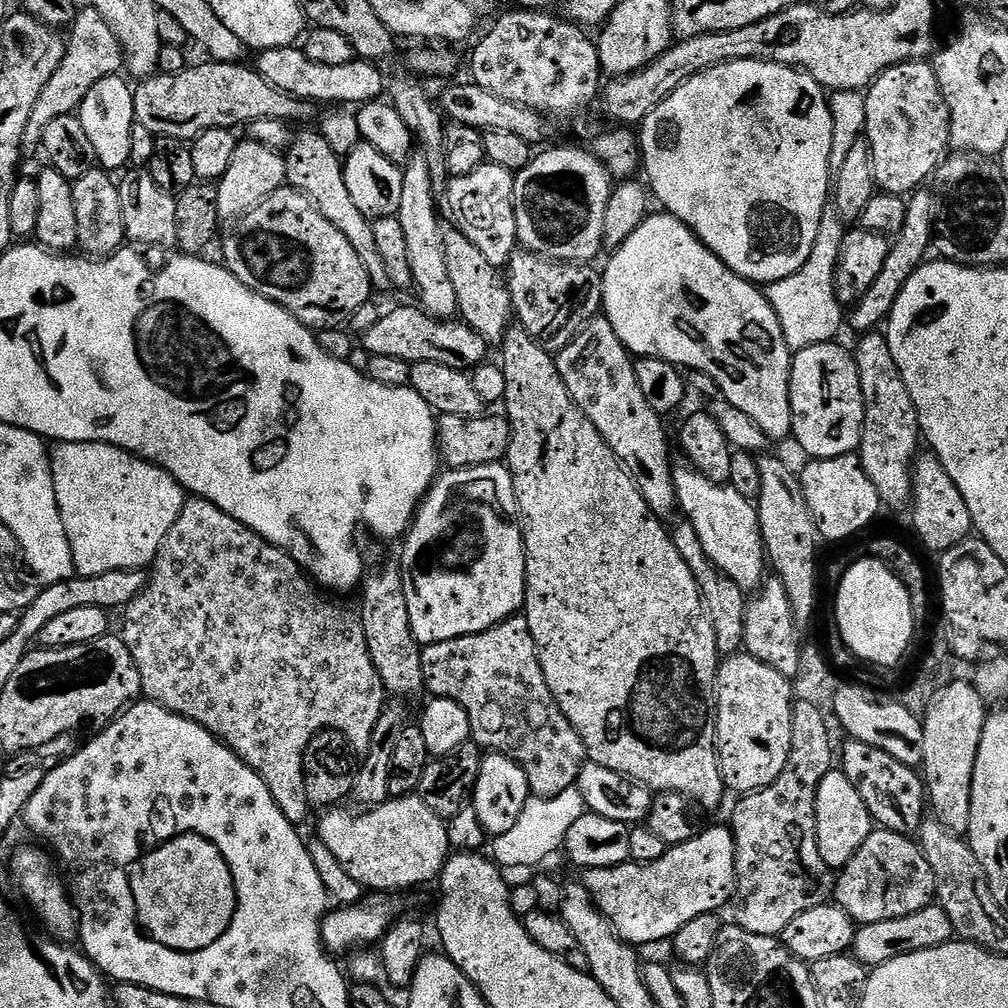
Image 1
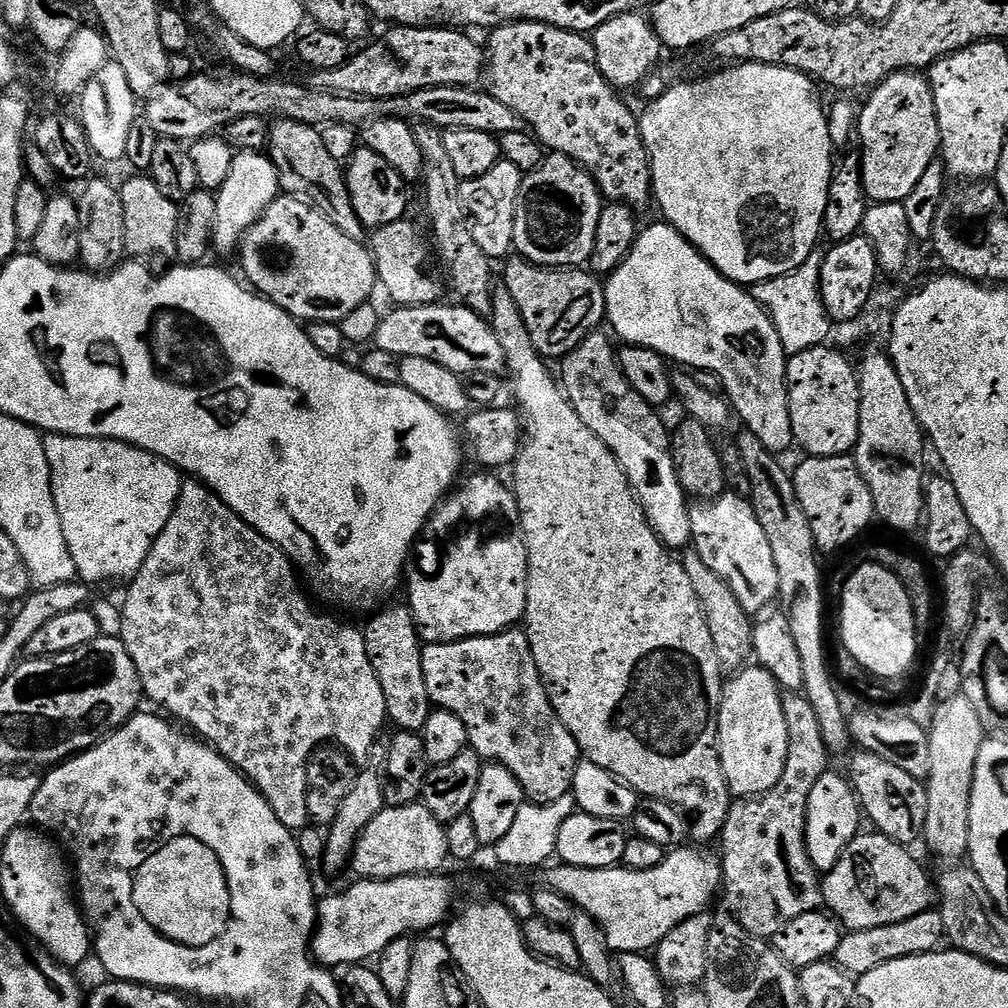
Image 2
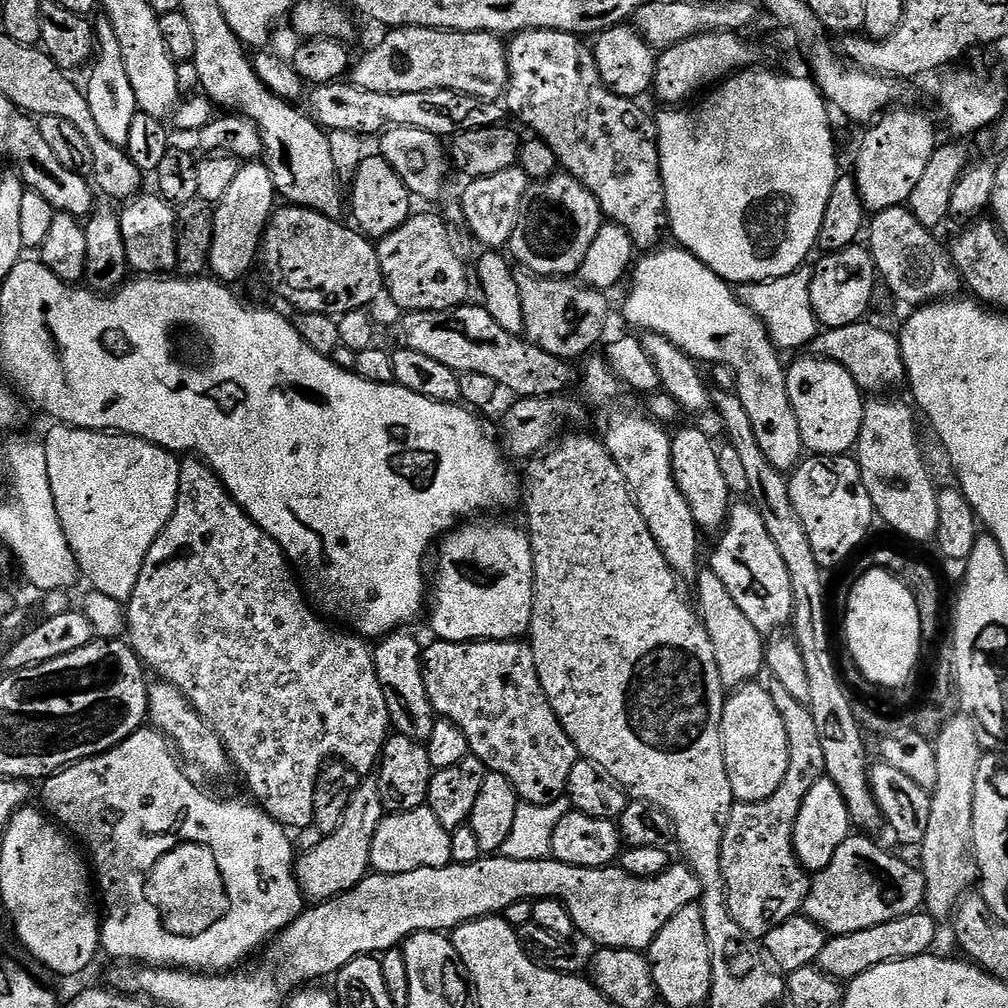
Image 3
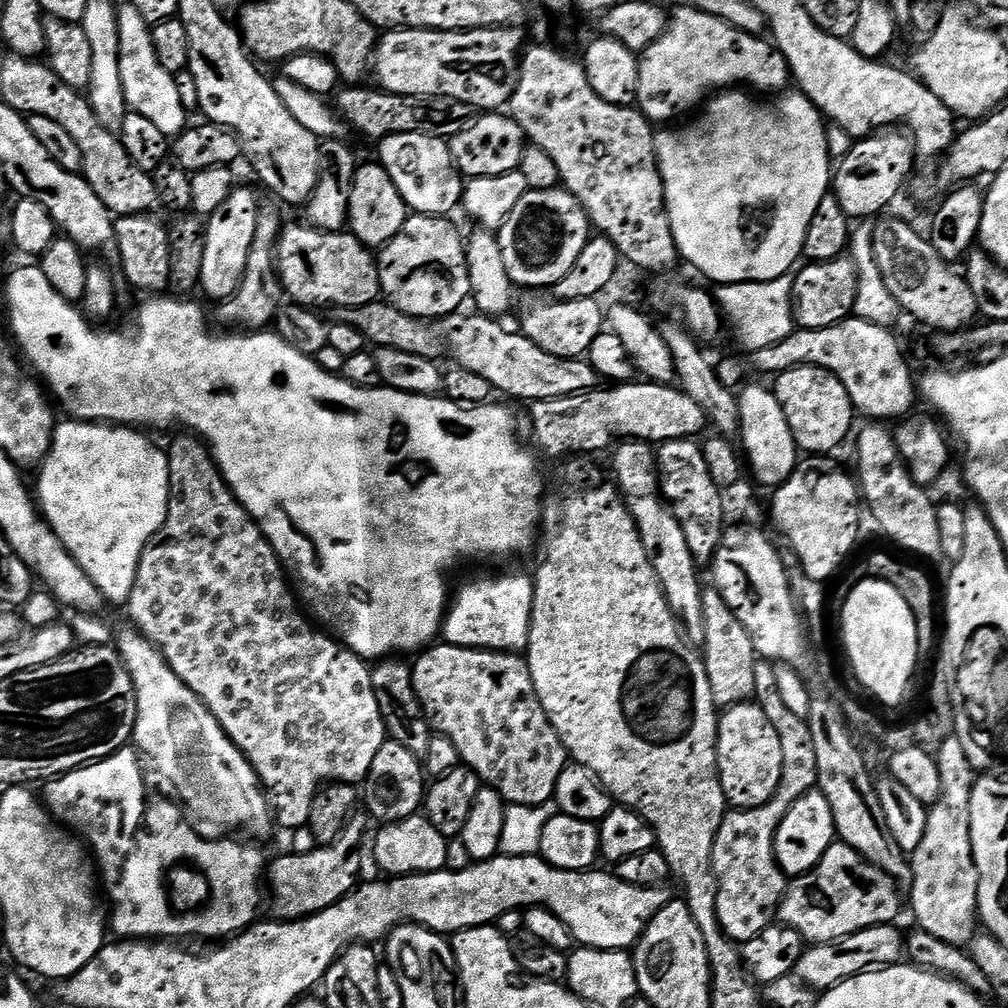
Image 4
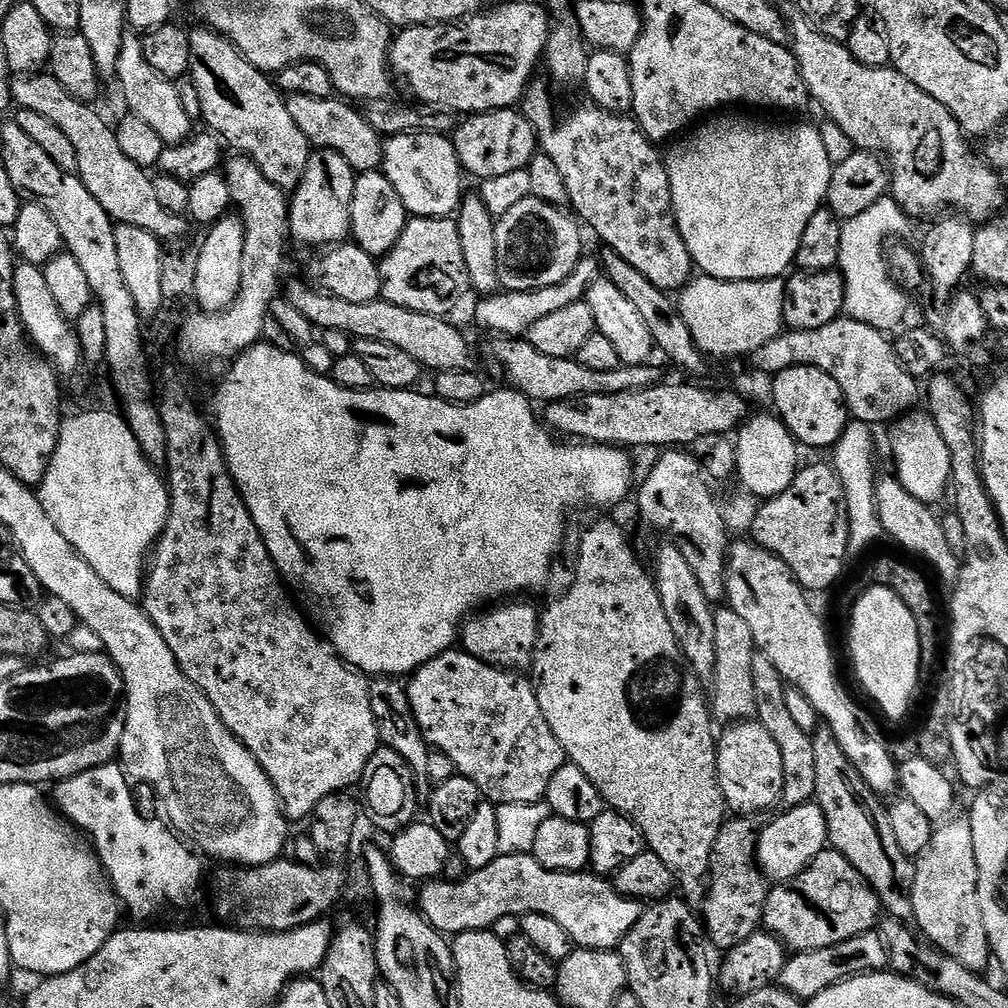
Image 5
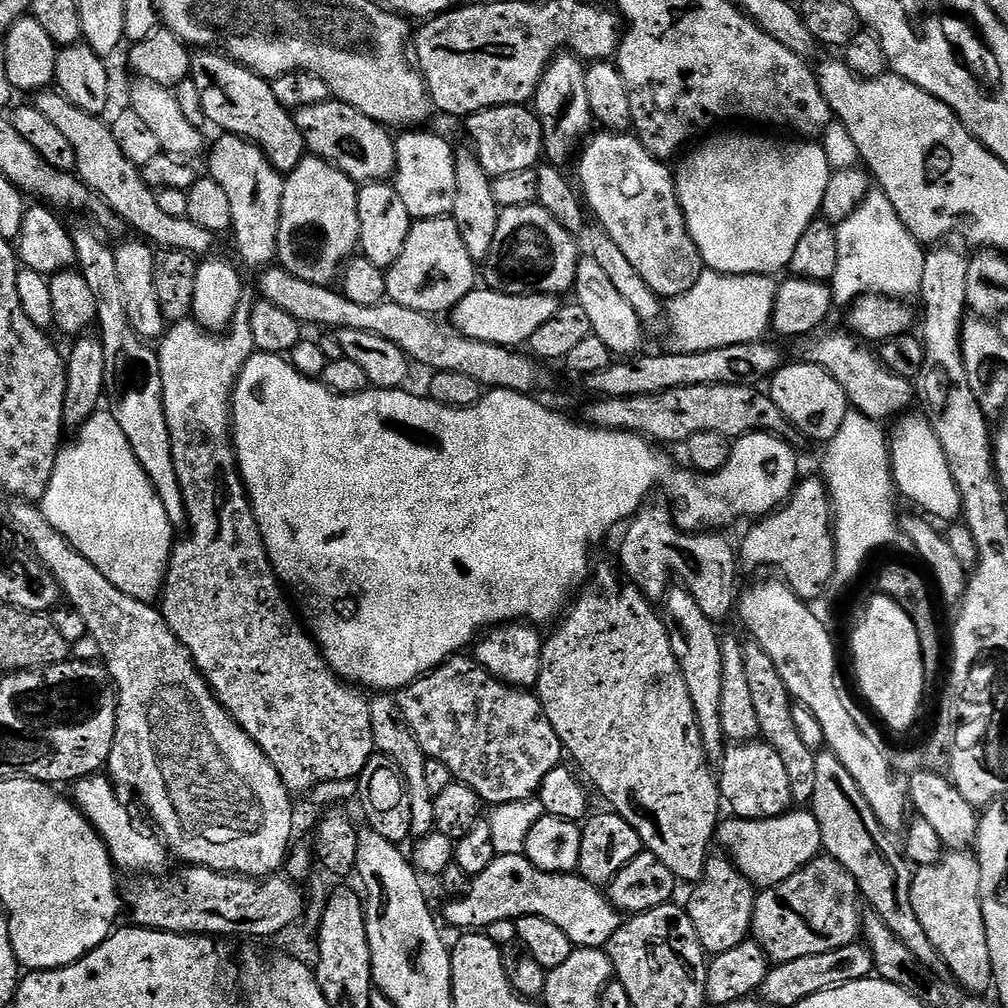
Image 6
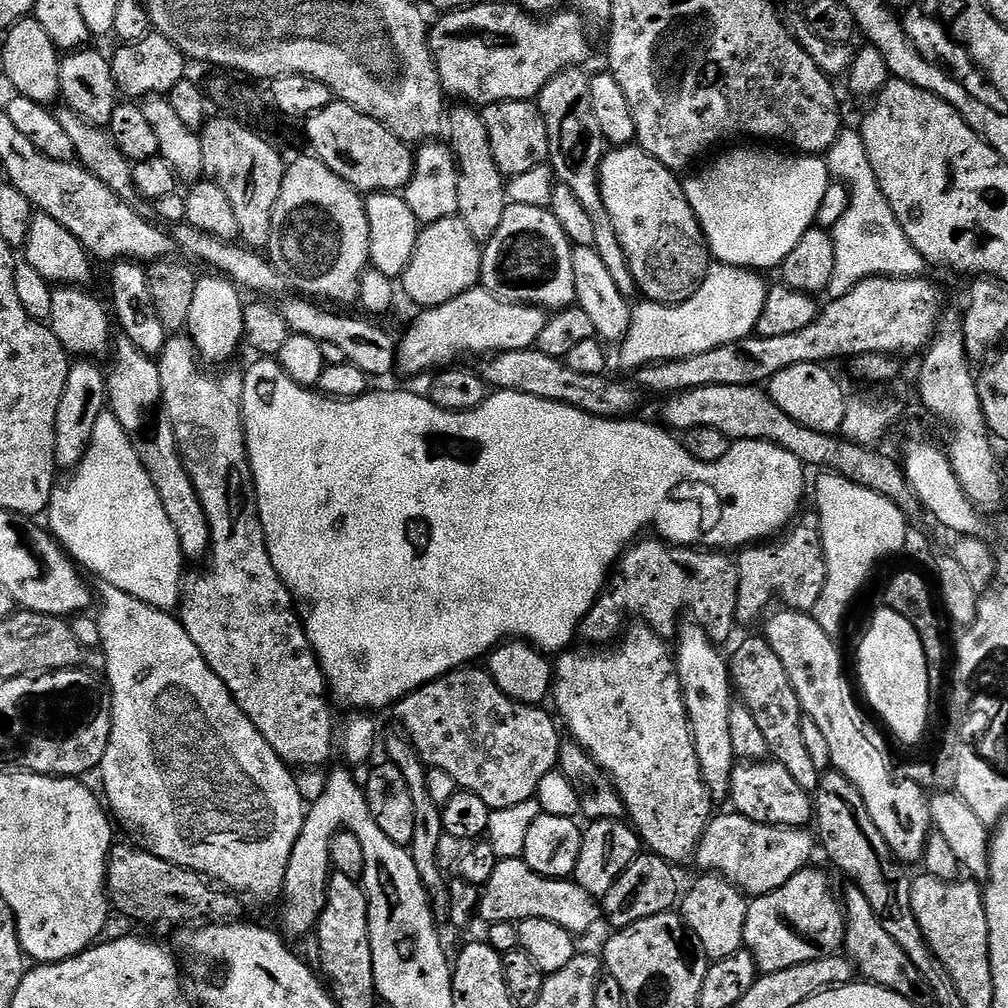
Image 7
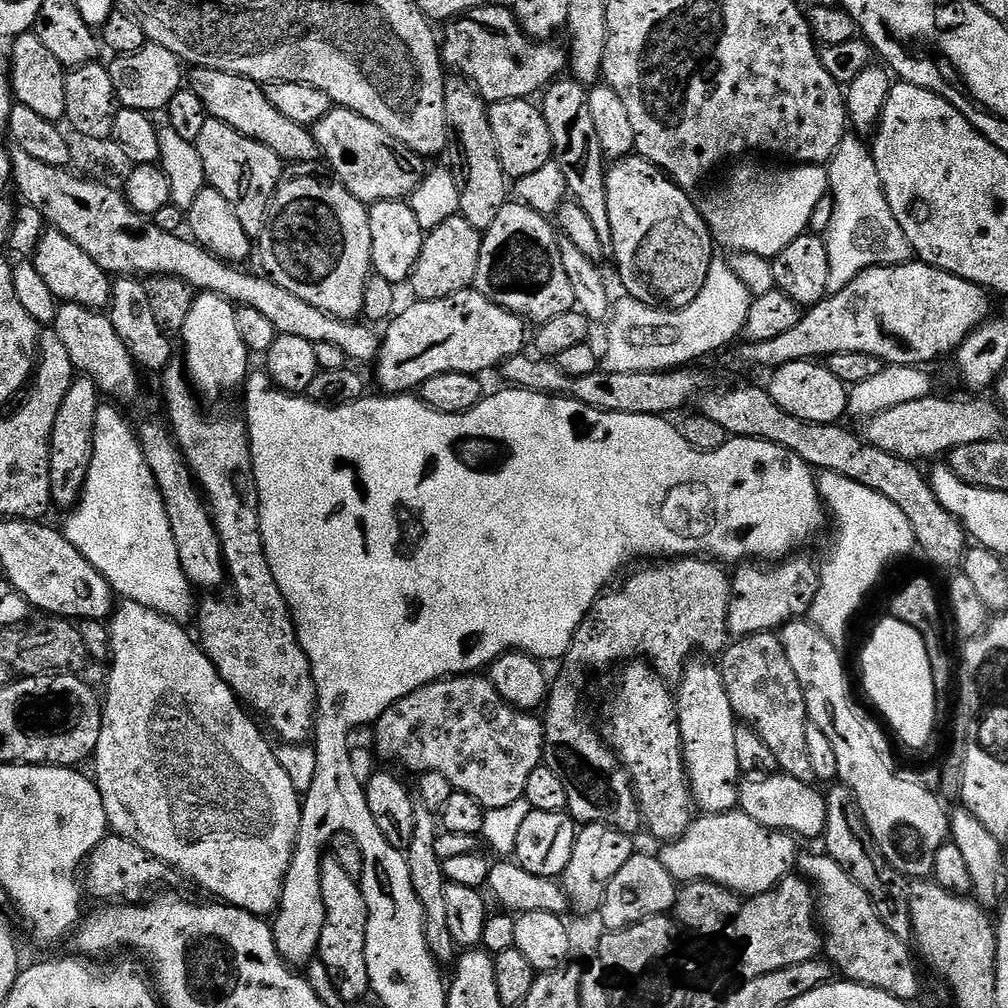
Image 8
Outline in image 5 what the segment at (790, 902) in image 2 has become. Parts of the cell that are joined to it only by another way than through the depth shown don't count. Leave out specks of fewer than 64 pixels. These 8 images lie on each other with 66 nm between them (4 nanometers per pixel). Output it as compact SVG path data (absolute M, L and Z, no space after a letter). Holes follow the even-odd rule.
M756 655L754 658L754 694L758 698L756 720L766 730L770 730L770 738L774 738L778 750L782 750L782 766L784 767L784 799L785 809L796 808L807 804L816 795L814 786L814 742L806 730L794 723L794 717L786 706L786 685L778 674L774 662L770 658ZM728 818L720 828L712 851L708 894L702 905L702 927L713 949L727 950L761 931L770 881L756 863L758 824L752 818ZM712 939L712 940L711 940ZM713 944L713 945L712 945Z

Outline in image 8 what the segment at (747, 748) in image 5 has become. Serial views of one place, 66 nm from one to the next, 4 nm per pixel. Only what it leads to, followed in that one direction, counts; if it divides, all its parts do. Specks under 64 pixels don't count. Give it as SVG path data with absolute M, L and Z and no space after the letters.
M779 770L773 771L773 776L752 774L740 781L739 811L754 818L767 828L779 828L797 838L803 836L823 837L826 826L825 793L819 792L816 786L806 782L798 782L798 778L789 776Z

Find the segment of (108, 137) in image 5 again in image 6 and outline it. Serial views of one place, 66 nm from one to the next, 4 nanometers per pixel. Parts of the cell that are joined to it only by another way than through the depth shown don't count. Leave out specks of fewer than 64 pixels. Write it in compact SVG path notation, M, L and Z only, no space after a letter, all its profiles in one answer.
M56 90L35 93L34 103L36 109L60 133L66 134L70 141L76 159L75 175L79 176L99 199L101 196L112 207L113 212L136 231L133 233L137 237L161 249L182 250L197 258L208 258L215 253L212 251L216 248L217 233L206 230L206 226L198 226L198 222L188 219L187 216L173 218L171 214L164 213L158 206L156 192L144 180L143 171L137 168L134 162L130 162L126 154L122 154L118 142L114 142L111 127L101 117L86 114L86 110L78 110L74 102L70 102Z

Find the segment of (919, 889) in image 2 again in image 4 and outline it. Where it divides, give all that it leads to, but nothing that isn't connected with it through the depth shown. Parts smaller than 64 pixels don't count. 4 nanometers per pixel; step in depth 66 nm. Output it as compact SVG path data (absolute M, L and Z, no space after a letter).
M834 842L822 854L820 859L810 871L797 876L788 885L780 903L778 913L779 923L793 928L800 937L812 944L829 944L835 940L846 938L850 934L858 934L858 930L866 930L870 926L882 926L899 921L900 892L896 881L891 880L880 868L875 868L869 860L849 844Z

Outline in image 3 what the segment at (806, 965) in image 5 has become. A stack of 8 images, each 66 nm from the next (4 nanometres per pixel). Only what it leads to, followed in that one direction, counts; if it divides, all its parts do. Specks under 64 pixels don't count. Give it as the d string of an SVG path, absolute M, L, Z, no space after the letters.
M921 910L912 913L911 916L903 916L897 920L886 922L882 926L870 926L870 930L858 930L854 934L842 934L825 939L824 949L818 959L818 967L820 971L834 980L851 982L855 976L866 974L866 970L870 970L874 966L888 964L891 960L909 960L915 956L931 953L933 951L932 943L936 940L936 924L937 921L933 917Z

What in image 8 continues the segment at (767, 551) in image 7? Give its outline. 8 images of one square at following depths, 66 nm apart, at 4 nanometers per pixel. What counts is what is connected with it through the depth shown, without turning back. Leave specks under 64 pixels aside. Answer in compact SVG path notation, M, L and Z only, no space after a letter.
M793 554L775 562L744 562L737 572L731 573L732 593L730 594L730 610L726 613L726 626L729 637L753 636L763 632L776 632L790 620L807 617L810 606L814 602L814 594L818 594L820 585L820 568L808 556Z

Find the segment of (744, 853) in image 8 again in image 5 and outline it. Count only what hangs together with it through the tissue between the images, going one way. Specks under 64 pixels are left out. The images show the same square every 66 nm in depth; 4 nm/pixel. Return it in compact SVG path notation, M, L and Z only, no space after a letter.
M815 802L800 804L781 813L777 820L759 829L756 841L756 863L772 882L783 882L803 872L819 852L825 851L828 844L826 818Z

